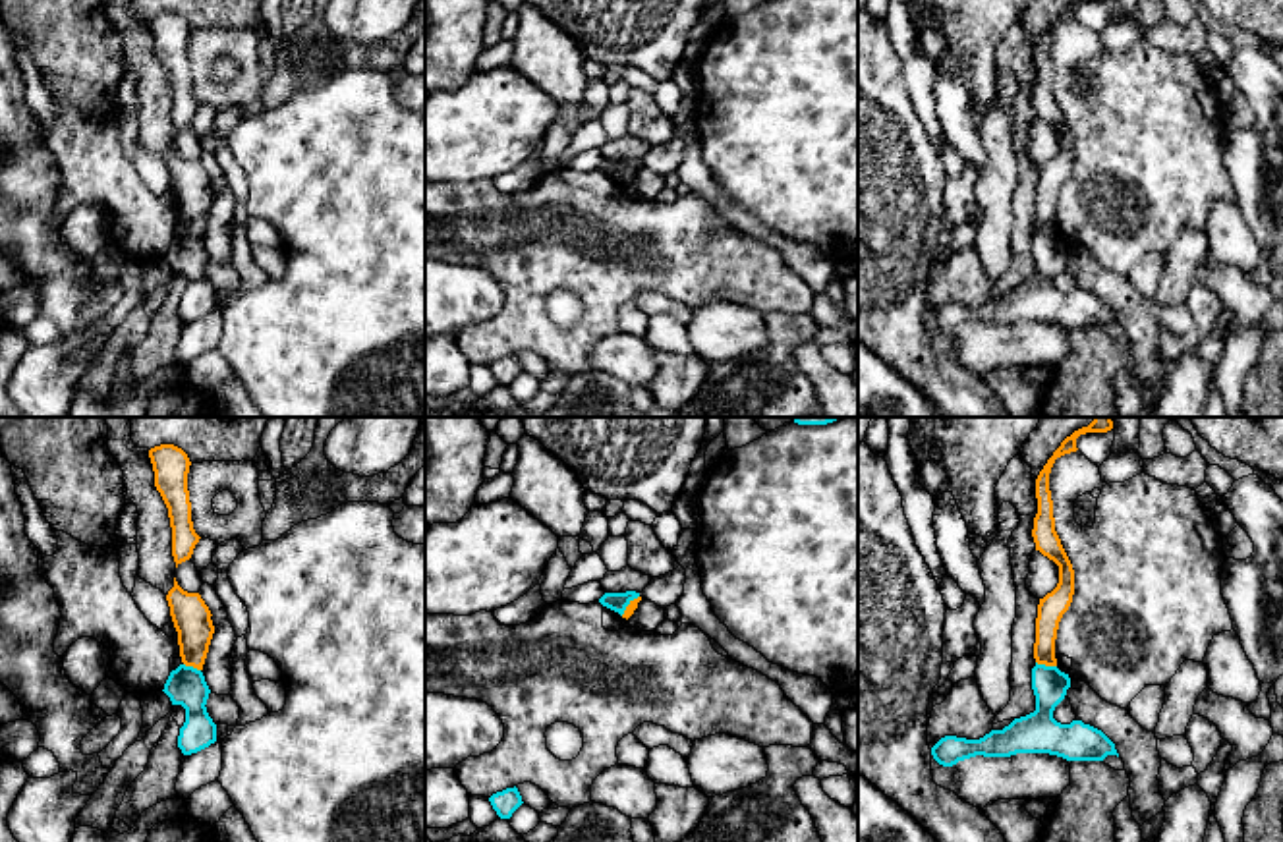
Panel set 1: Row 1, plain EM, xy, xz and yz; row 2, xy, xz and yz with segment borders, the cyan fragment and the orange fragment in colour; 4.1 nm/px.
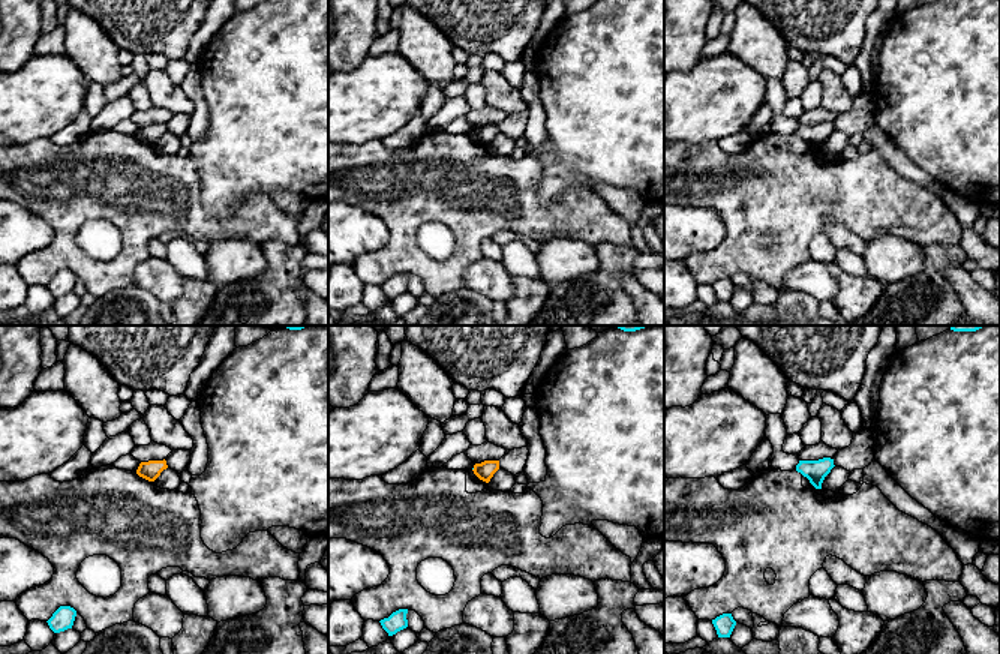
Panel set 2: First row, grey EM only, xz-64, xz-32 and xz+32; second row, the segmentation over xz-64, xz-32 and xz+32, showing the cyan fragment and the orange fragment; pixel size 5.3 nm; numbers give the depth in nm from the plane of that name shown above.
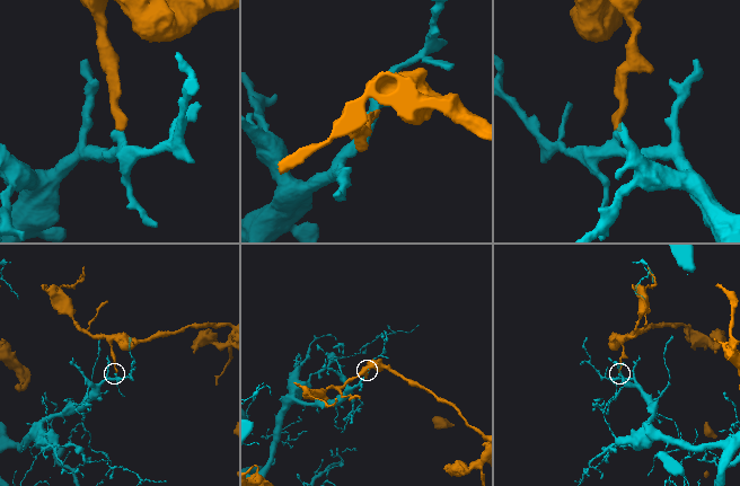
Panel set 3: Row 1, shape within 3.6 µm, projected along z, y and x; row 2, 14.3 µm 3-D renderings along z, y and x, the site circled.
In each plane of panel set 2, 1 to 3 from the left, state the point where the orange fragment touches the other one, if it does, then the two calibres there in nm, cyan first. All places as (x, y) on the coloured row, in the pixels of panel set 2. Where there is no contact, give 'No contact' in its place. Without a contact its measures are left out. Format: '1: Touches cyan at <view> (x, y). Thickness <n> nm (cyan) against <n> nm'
1: No contact
2: No contact
3: No contact

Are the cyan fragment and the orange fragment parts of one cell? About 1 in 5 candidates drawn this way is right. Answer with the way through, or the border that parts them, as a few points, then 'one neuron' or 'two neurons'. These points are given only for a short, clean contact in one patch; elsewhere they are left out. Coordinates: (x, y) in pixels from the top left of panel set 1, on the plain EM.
border yz (1036, 228), (1055, 234); two neurons

